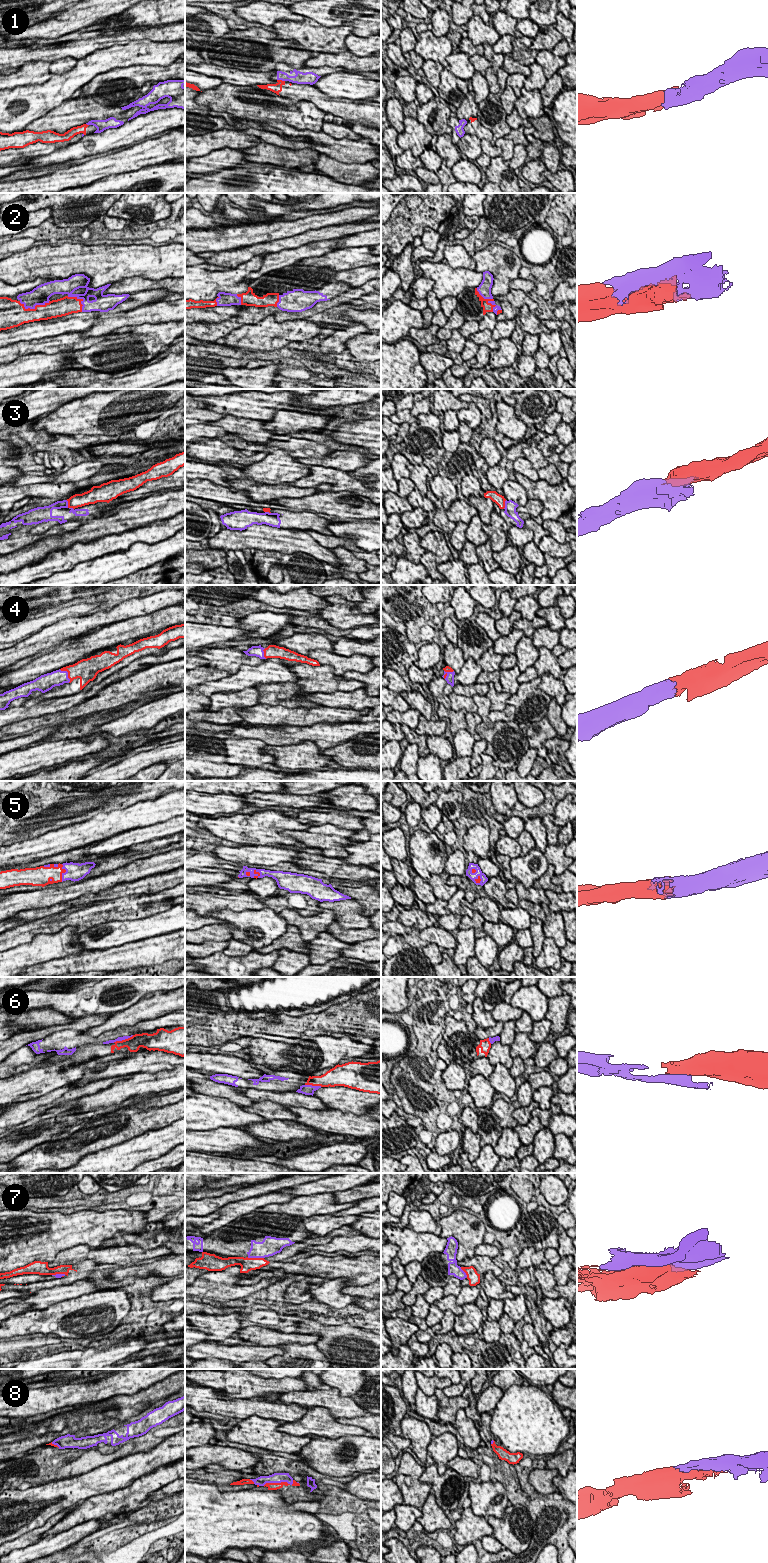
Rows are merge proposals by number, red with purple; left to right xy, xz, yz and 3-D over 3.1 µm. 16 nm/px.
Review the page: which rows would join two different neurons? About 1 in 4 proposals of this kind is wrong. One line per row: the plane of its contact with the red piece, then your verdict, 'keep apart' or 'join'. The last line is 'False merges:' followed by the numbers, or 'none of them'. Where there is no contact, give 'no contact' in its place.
1: xz | keep apart
2: yz | join
3: xy | keep apart
4: xy | join
5: xy | join
6: xy | keep apart
7: xz | keep apart
8: xz | join
False merges: 1, 3, 6, 7

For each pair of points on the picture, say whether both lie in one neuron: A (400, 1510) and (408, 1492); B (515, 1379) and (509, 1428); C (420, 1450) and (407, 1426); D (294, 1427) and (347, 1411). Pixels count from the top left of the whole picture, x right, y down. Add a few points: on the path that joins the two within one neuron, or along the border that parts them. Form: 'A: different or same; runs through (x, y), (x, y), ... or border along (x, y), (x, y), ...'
A: different; border along (403, 1503), (420, 1509)
B: different; border along (521, 1384), (511, 1385), (504, 1392)
C: same; runs through (420, 1444), (420, 1439), (413, 1432)
D: different; border along (310, 1406), (326, 1407), (336, 1418)

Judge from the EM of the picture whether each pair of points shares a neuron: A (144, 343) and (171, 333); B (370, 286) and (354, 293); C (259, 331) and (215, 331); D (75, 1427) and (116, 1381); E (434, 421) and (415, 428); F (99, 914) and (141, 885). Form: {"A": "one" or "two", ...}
{"A": "one", "B": "one", "C": "two", "D": "two", "E": "one", "F": "two"}

